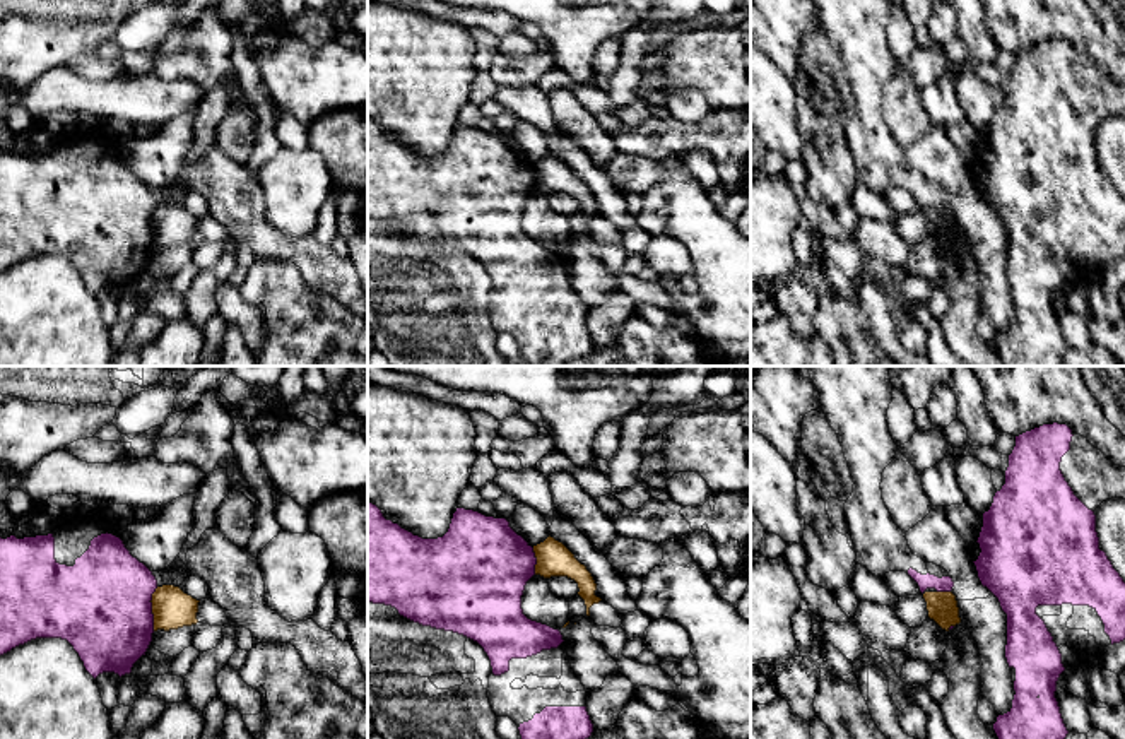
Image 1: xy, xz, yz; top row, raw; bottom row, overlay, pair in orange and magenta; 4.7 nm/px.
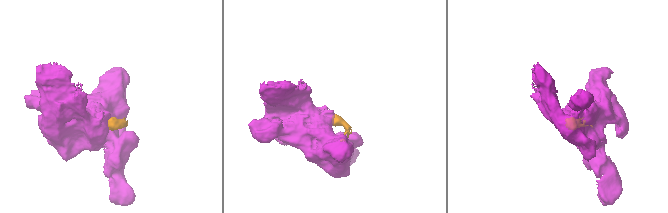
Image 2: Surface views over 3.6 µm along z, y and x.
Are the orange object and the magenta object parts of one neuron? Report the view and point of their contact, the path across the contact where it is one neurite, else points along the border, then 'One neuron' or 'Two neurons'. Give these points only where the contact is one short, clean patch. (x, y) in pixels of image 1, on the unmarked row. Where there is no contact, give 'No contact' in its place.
Touches orange at xy (153, 226). Boundary: xy (158, 204), (151, 218), (153, 247). Two neurons

